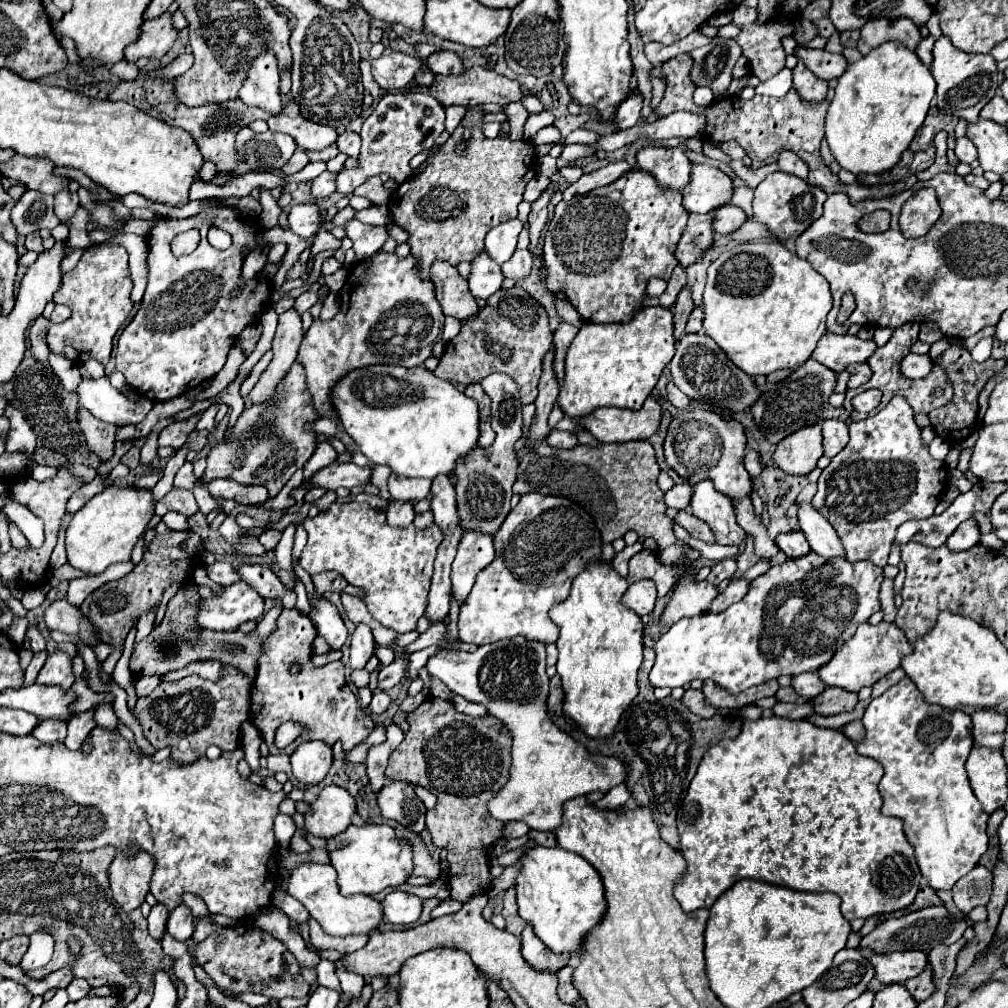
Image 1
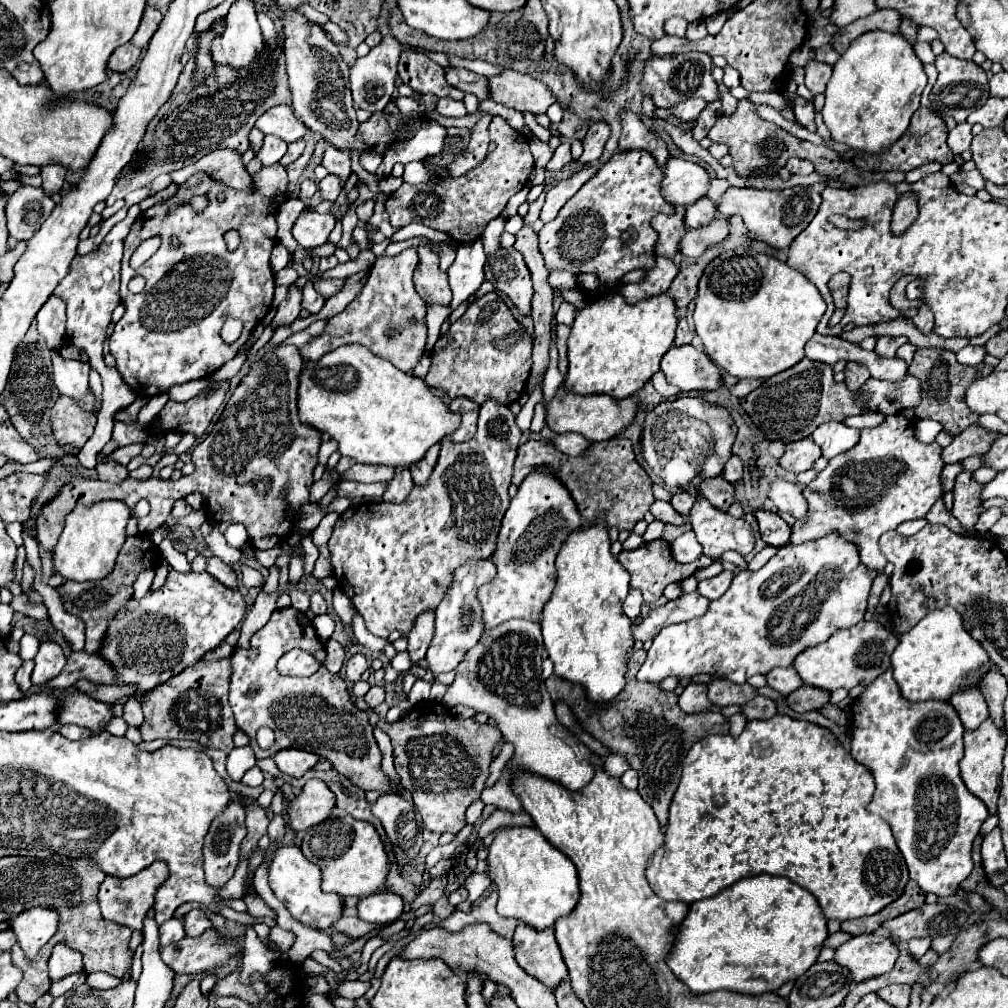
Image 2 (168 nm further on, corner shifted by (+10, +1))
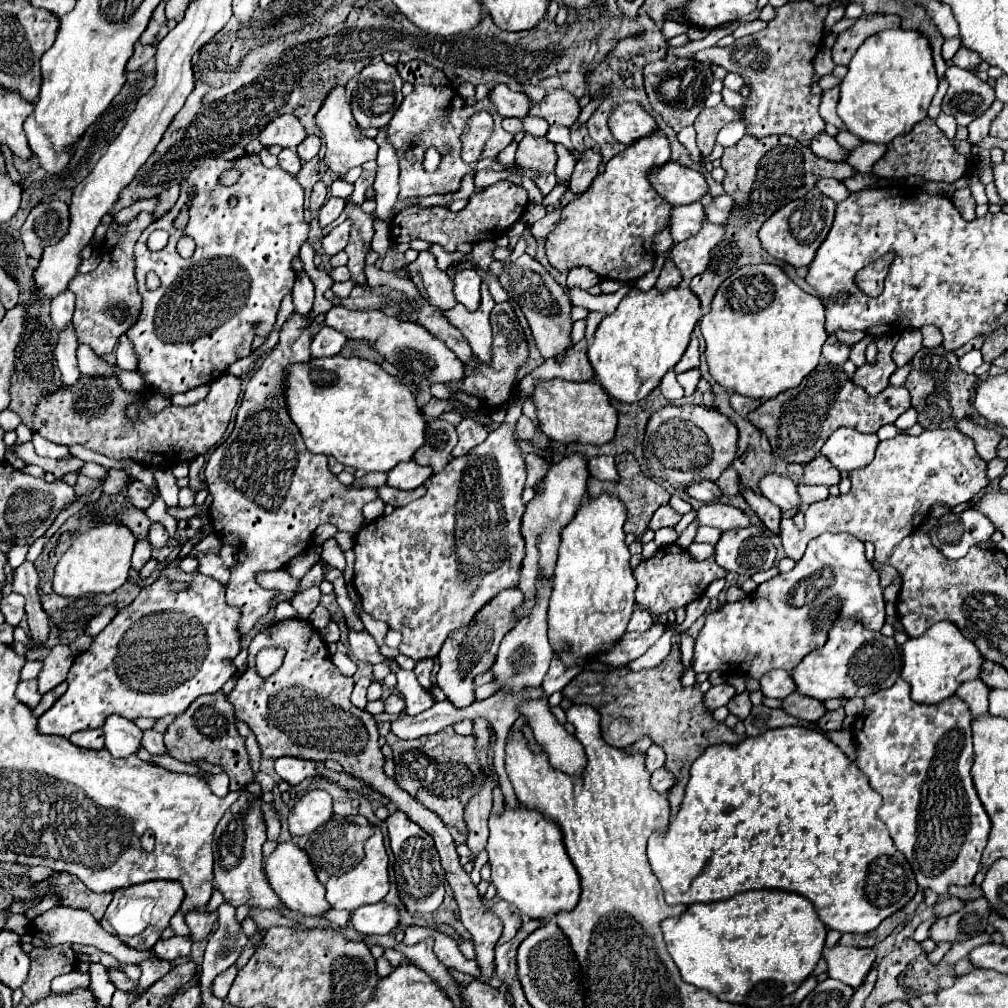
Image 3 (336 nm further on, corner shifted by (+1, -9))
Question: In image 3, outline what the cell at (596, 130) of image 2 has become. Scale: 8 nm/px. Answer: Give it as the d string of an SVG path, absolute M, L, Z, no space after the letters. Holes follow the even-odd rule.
M586 150L582 154L582 160L576 162L576 168L570 178L570 190L572 192L586 192L586 188L592 184L592 180L598 174L598 166L602 162L602 154L594 150Z

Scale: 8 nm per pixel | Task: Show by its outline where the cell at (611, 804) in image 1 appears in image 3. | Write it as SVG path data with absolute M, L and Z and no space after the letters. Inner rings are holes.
M660 768L660 770L656 770L654 774L652 774L652 788L654 790L658 790L660 794L666 794L668 792L668 788L670 788L670 784L672 784L672 776L670 776L670 772L666 772L664 768Z

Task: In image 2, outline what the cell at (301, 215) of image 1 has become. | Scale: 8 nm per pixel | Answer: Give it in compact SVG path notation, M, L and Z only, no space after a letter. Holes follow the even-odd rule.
M307 208L293 226L293 238L303 248L317 248L327 242L333 228L335 228L333 214L319 214L319 212Z

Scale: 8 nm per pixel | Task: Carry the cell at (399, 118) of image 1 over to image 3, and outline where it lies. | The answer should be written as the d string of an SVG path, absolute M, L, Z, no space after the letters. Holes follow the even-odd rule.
M330 196L326 200L326 204L320 208L320 226L326 226L330 222L334 222L344 210L344 200L342 198L336 198L336 196Z

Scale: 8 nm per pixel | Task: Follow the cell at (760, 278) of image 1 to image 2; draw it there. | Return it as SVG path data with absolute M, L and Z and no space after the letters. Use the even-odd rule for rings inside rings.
M735 248L731 252L723 252L721 256L717 256L707 268L705 268L705 274L699 282L699 296L697 296L697 302L695 302L695 312L693 312L693 320L695 320L695 332L699 334L699 338L703 340L703 346L705 346L705 352L707 356L725 372L729 372L731 376L735 378L771 378L773 374L781 372L781 370L787 370L789 366L795 366L803 356L805 356L805 342L815 334L815 328L825 312L825 302L821 300L821 294L817 292L817 288L813 284L807 282L807 278L803 274L799 274L797 270L789 268L785 262L779 262L777 258L773 256L767 256L767 254L757 254L755 250L751 248Z

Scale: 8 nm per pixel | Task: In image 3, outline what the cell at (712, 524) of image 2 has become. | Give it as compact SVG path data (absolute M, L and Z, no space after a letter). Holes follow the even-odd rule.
M764 526L734 528L722 532L714 558L716 564L728 572L752 576L774 564L776 546Z

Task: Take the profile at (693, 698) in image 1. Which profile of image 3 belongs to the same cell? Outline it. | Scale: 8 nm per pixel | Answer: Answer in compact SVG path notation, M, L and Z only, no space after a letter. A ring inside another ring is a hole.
M718 684L718 686L712 686L712 688L704 694L702 704L712 712L712 710L716 710L716 708L720 708L720 706L726 706L726 702L728 702L734 694L736 694L736 690L734 690L732 686L728 686L728 684Z

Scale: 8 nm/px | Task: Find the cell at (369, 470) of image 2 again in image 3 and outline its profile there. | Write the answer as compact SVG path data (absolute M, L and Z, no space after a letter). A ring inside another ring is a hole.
M414 460L410 464L396 464L394 470L388 472L388 486L398 488L398 490L414 490L418 486L422 486L426 482L426 478L430 476L430 468L422 468L418 464L414 464Z

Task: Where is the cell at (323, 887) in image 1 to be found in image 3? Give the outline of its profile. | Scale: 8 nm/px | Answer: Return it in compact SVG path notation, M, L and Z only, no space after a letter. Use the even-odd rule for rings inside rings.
M280 842L276 850L270 854L270 858L266 858L264 872L272 890L278 894L278 898L288 910L312 918L324 916L330 910L330 904L324 898L324 886L318 882L308 854L294 842Z

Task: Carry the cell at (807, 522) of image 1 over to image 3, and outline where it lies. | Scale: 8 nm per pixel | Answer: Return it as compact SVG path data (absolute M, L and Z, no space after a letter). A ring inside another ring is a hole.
M768 474L760 480L760 490L782 512L786 512L790 508L800 508L798 488L790 478L784 478L784 476L778 476L778 474Z

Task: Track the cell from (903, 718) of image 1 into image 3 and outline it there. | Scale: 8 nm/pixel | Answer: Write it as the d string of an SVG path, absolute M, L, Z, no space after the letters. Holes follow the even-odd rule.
M898 680L892 688L874 692L866 698L864 712L858 716L858 728L854 732L858 744L856 764L868 776L870 786L882 796L878 816L888 826L894 846L910 862L918 886L932 890L938 896L948 894L950 884L970 886L974 882L992 826L970 778L974 760L970 722L972 716L958 696L952 696L942 704L918 704L910 698L910 684Z

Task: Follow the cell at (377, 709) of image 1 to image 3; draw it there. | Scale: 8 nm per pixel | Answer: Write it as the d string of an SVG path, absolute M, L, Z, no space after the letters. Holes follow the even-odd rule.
M390 694L386 700L384 700L384 710L388 714L400 714L404 710L404 700L398 696L398 694Z

